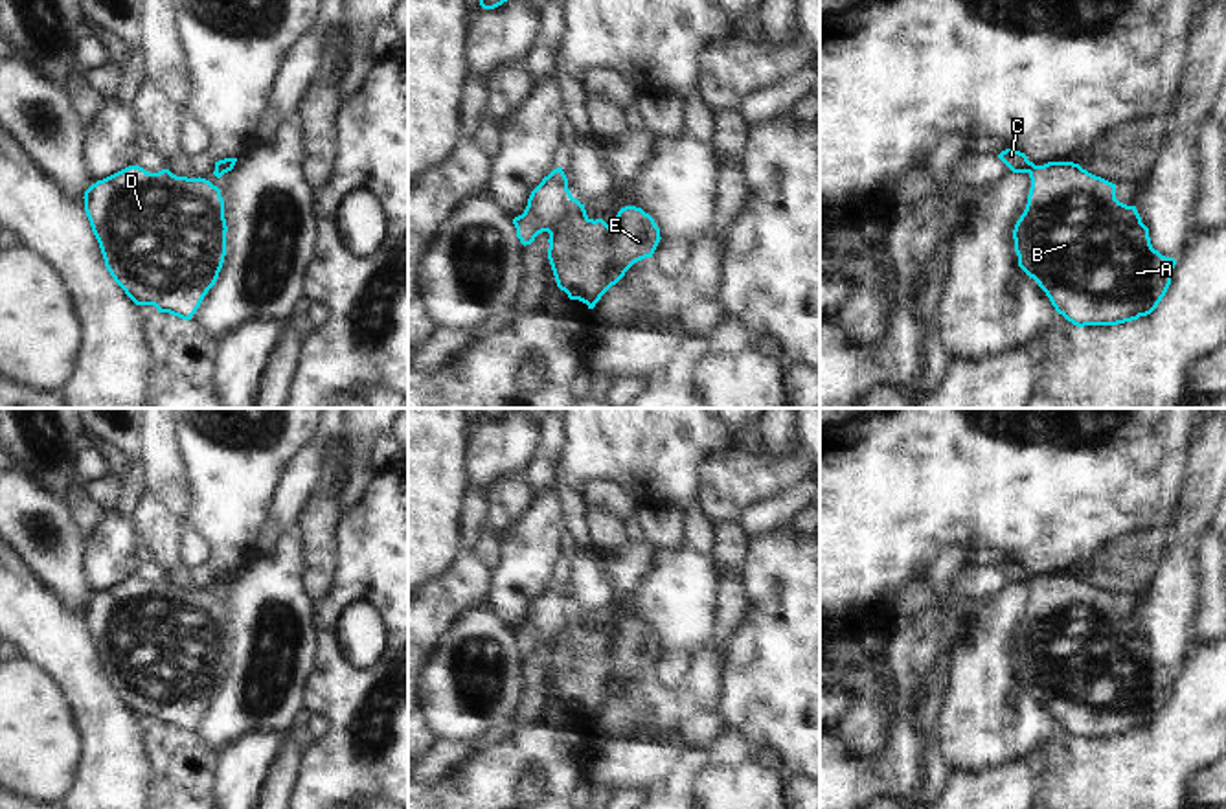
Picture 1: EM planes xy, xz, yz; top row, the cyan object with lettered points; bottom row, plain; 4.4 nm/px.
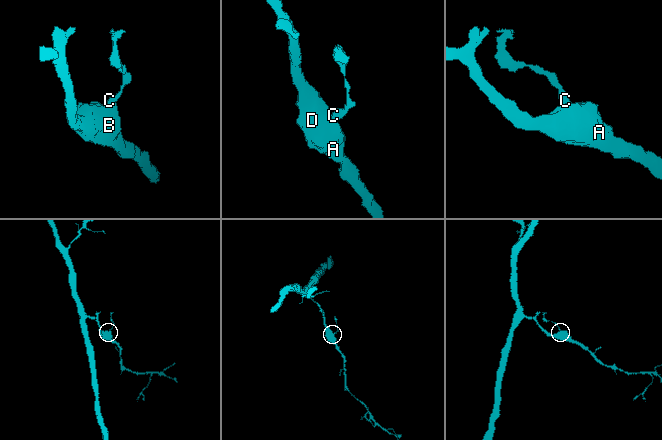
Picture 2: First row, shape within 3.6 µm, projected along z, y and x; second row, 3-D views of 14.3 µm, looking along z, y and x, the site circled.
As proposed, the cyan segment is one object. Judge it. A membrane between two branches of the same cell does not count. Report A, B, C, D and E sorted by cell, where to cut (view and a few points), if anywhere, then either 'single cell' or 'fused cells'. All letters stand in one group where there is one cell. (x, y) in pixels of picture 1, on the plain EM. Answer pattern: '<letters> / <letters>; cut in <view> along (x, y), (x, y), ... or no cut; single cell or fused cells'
A B D E / C; cut in yz along (1035, 578), (1028, 583); fused cells

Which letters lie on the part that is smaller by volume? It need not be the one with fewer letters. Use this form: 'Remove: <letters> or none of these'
Remove: C

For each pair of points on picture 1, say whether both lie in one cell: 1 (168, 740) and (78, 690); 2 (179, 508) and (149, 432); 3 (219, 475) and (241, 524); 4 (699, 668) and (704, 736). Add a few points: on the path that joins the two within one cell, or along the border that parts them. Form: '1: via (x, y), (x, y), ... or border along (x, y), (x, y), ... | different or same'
1: border along (142, 732), (142, 747), (151, 774) | different
2: via (171, 489), (162, 475), (158, 451) | same
3: via (228, 488), (228, 512) | same
4: border along (697, 712), (717, 716) | different

